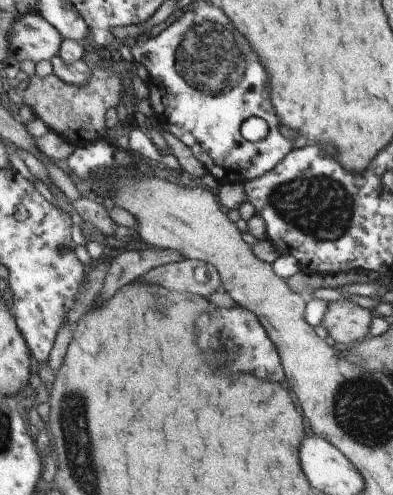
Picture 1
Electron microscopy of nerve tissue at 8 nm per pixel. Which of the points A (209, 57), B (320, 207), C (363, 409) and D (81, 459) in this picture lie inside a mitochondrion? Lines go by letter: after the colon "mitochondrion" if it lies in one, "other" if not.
A: mitochondrion
B: mitochondrion
C: mitochondrion
D: mitochondrion

